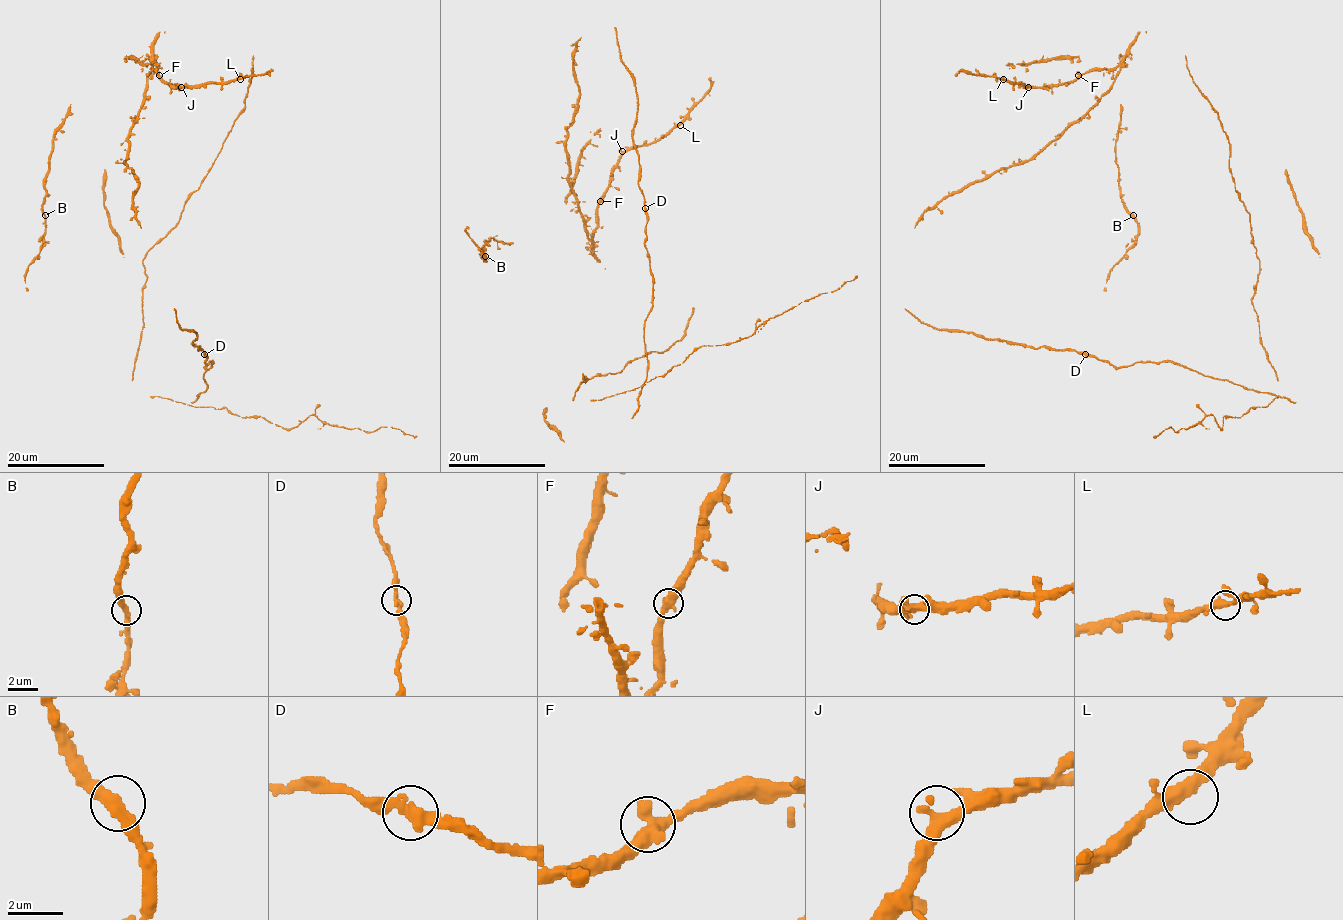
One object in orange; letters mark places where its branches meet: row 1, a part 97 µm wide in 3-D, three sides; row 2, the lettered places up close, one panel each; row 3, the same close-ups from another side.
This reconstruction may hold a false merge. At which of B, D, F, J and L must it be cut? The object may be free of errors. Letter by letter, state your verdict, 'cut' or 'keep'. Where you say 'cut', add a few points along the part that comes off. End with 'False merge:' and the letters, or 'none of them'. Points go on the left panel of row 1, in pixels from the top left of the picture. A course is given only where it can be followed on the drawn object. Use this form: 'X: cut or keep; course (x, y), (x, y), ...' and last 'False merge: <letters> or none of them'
B: keep
D: keep
F: keep
J: keep
L: keep
False merge: none of them

